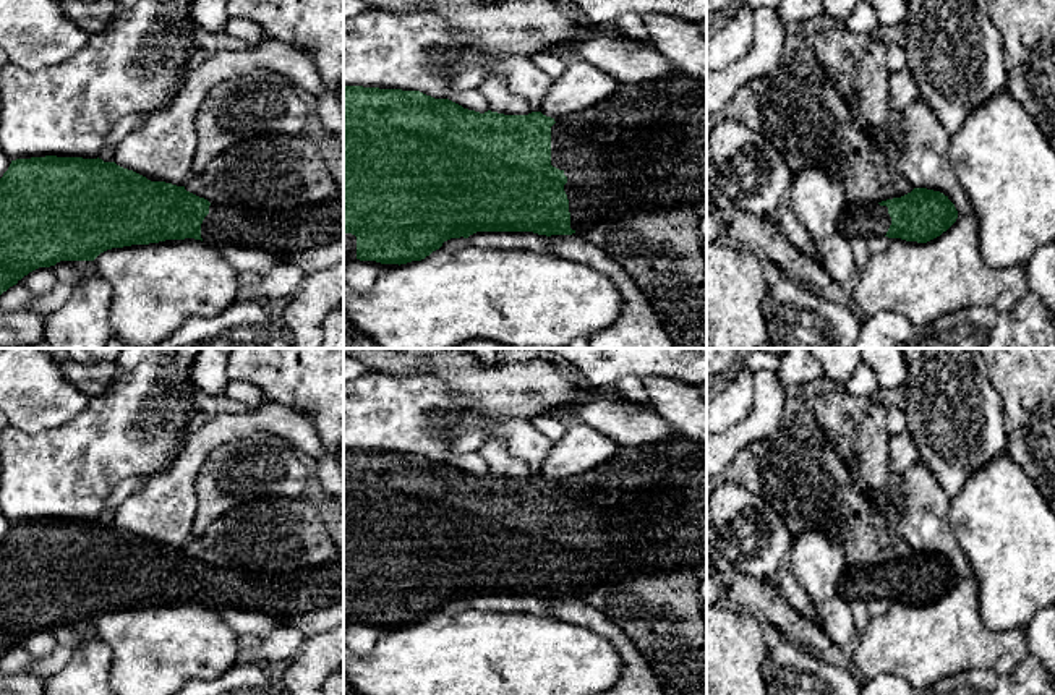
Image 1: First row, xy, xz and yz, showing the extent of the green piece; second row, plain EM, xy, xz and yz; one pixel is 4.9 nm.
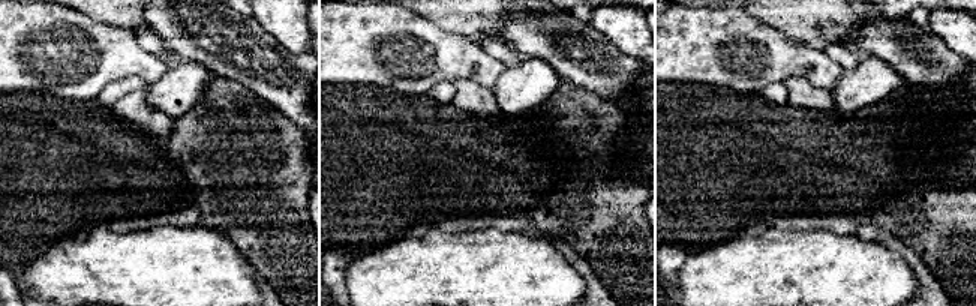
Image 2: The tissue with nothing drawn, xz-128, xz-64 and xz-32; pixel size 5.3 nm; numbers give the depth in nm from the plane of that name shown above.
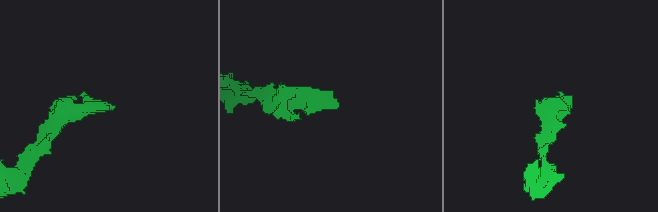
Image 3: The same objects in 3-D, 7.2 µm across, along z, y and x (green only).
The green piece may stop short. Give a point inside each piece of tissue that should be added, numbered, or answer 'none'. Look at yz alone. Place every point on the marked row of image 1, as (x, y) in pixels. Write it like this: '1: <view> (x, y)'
1: yz (862, 221)

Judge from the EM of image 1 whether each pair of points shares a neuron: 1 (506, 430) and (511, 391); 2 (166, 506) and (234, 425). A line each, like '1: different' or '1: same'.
1: different
2: same

